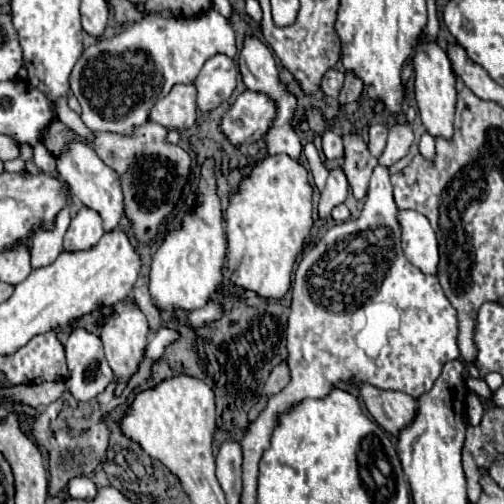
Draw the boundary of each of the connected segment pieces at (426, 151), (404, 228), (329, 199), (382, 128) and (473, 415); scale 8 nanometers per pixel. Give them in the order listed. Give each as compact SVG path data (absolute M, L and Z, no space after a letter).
M427 131L423 133L423 137L419 139L419 151L421 151L423 157L433 159L433 155L435 155L435 141L433 141L431 133L427 133Z
M397 209L401 225L401 247L405 257L423 273L435 275L439 263L437 239L431 223L415 209Z
M339 167L331 169L331 173L327 177L327 185L321 191L321 199L319 199L319 205L317 205L317 213L319 213L321 219L331 217L331 211L345 201L347 189L349 189L349 185L347 185L343 171Z
M375 123L375 125L369 127L369 151L377 159L381 157L383 149L385 149L387 133L389 133L389 127L385 123Z
M469 390L466 399L466 417L469 425L477 427L481 423L481 417L484 414L484 407L481 405L480 398Z

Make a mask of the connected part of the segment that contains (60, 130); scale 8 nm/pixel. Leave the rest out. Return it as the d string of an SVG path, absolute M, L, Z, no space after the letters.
M55 121L55 123L51 123L47 129L45 129L45 133L43 133L43 145L53 153L53 155L57 155L57 153L61 153L63 151L63 145L65 145L65 141L69 139L69 137L77 137L73 131L69 131L61 121Z

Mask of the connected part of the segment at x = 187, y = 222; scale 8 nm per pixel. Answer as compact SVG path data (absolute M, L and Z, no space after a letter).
M205 159L201 165L201 177L207 187L203 201L199 201L191 213L183 215L181 227L167 231L151 263L149 291L159 309L201 309L209 297L223 283L223 257L225 257L225 229L221 217L221 199L217 195L217 181L213 159Z

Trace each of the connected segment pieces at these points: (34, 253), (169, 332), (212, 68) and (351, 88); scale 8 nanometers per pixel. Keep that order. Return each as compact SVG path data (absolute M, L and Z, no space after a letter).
M67 197L67 207L55 215L55 223L51 229L39 229L31 237L31 265L33 269L51 265L59 253L63 251L63 235L69 227L71 213L73 213L73 197Z
M159 329L151 339L149 339L149 343L147 343L147 347L145 347L145 357L147 359L159 359L161 355L163 355L163 351L165 351L165 347L169 345L169 343L173 343L177 339L177 333L173 331L173 329Z
M213 55L207 59L207 63L201 67L195 87L197 87L197 107L201 111L211 111L235 89L237 79L237 67L235 61L227 55Z
M345 71L345 85L343 85L343 89L341 89L339 103L341 103L341 105L345 105L345 103L349 103L349 101L357 99L357 97L361 95L361 91L363 91L363 81L361 81L355 73Z

